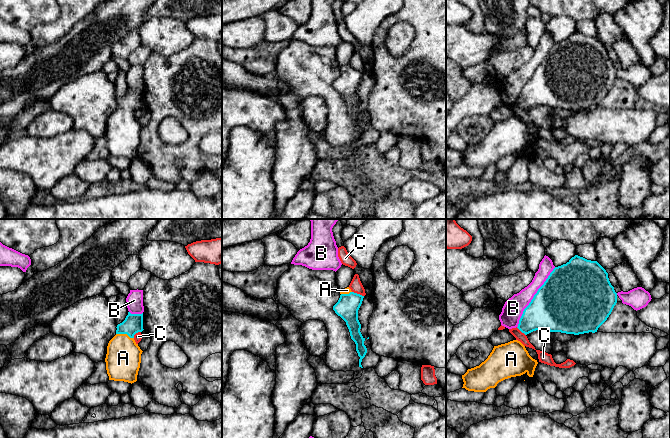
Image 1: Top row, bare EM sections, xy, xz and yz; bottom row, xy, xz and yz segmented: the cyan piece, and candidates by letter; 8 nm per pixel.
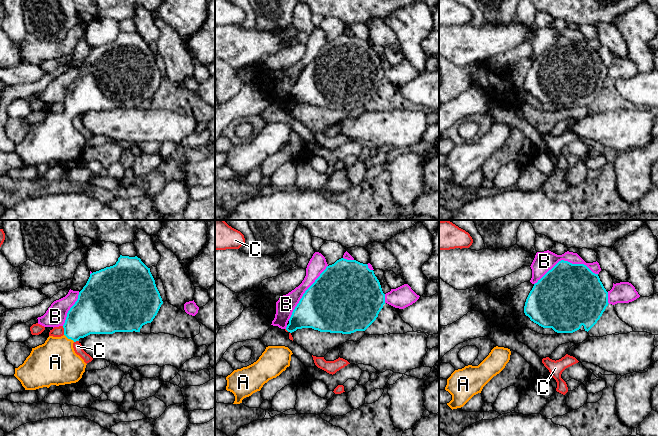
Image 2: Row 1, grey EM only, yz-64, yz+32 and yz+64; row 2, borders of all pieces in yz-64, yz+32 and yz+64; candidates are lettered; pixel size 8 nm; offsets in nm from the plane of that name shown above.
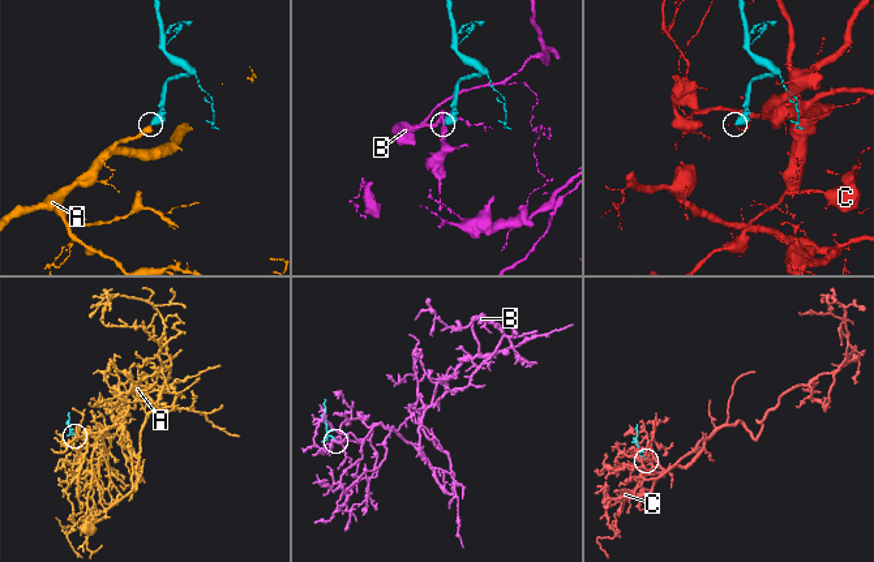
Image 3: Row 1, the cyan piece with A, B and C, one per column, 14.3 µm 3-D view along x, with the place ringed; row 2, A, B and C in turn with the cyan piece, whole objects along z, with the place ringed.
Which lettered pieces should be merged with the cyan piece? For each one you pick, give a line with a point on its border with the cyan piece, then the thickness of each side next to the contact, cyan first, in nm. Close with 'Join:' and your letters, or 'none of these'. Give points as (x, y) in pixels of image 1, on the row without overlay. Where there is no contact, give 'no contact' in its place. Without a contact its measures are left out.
A: meets cyan in xy at (125, 109); 160 nm thick on the cyan side, 280 nm on the other
Join: A

